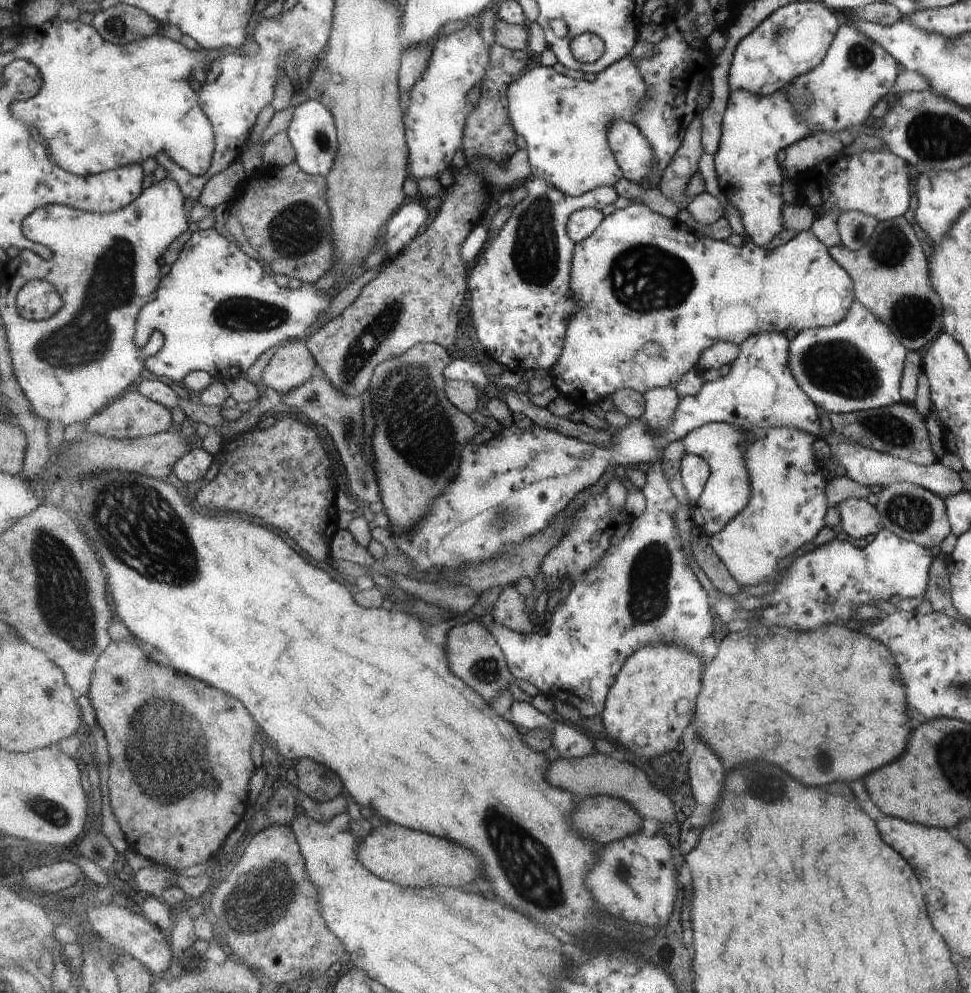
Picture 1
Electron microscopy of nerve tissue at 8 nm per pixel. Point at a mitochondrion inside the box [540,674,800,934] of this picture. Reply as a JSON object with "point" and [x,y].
{"point":[756,775]}

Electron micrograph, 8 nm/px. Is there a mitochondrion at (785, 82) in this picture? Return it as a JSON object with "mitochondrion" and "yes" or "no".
{"mitochondrion":"no"}

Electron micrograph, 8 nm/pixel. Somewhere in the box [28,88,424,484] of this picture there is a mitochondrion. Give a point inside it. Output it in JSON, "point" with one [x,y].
{"point":[86,338]}

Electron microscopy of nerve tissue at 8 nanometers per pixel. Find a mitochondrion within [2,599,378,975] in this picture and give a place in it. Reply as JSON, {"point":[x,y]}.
{"point":[183,775]}

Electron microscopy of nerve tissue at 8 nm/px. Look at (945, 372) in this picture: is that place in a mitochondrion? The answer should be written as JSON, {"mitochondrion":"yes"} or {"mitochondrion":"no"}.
{"mitochondrion":"no"}

